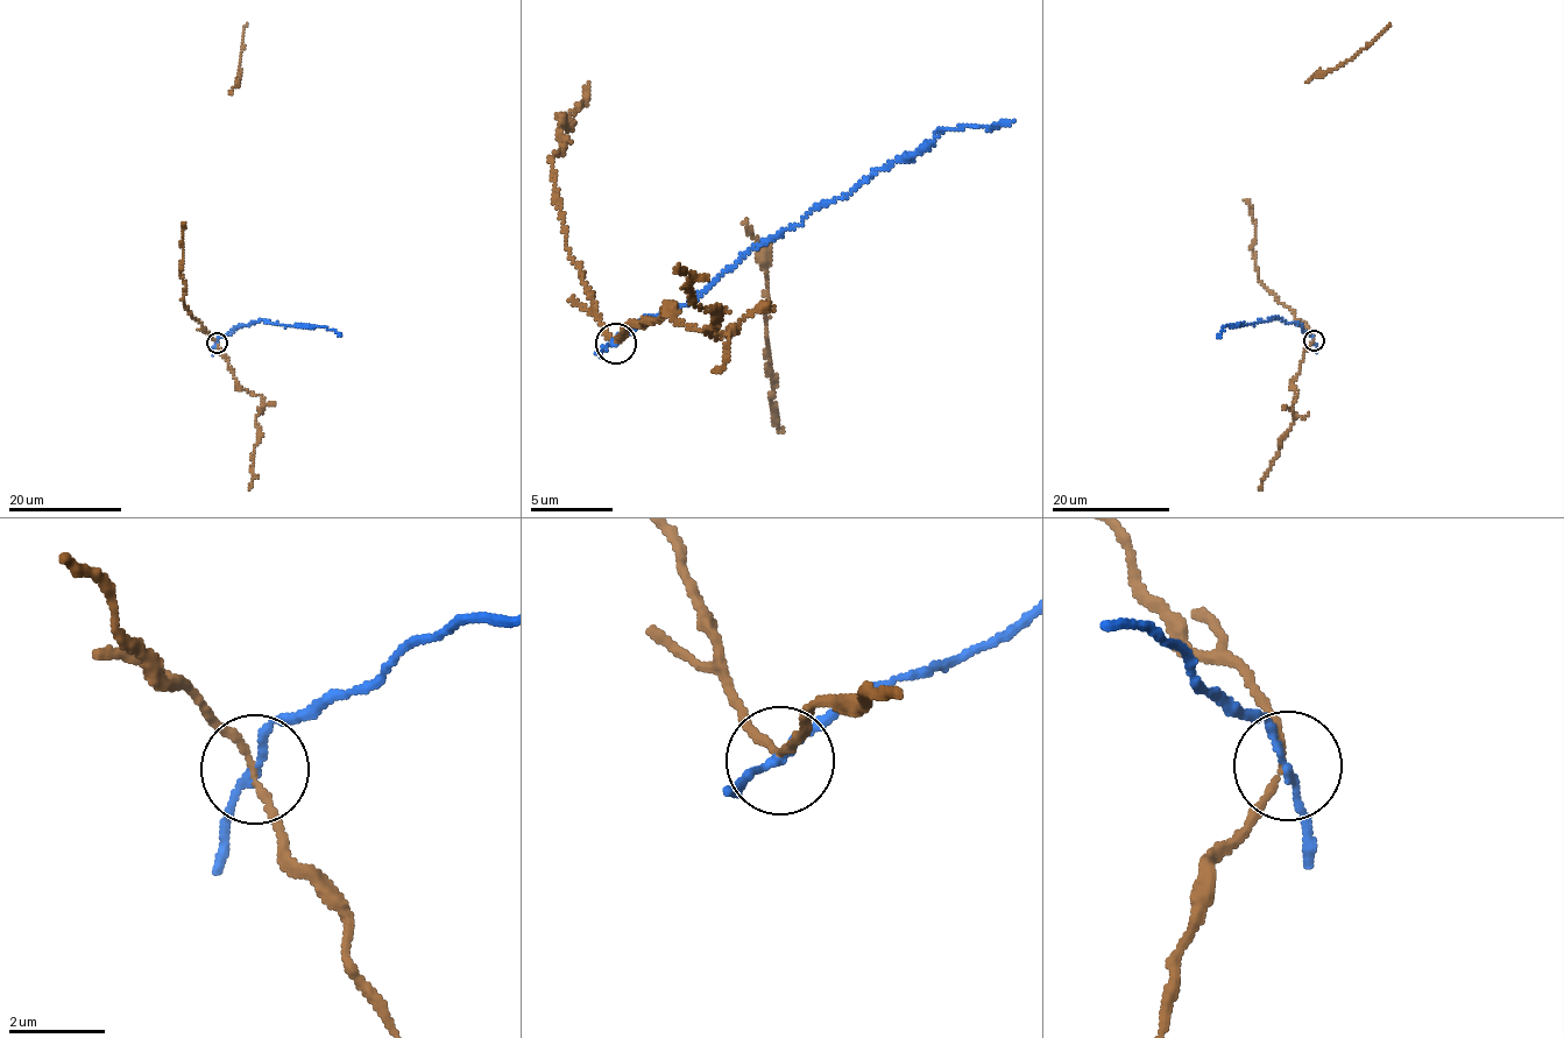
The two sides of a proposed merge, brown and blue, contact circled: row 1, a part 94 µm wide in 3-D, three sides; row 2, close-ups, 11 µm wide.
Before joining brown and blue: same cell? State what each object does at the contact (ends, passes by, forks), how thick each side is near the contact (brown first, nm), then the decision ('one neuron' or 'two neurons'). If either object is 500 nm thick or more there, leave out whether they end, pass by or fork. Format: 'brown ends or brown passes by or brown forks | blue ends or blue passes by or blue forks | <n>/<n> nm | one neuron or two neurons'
brown passes by | blue passes by | 120/150 nm | two neurons

